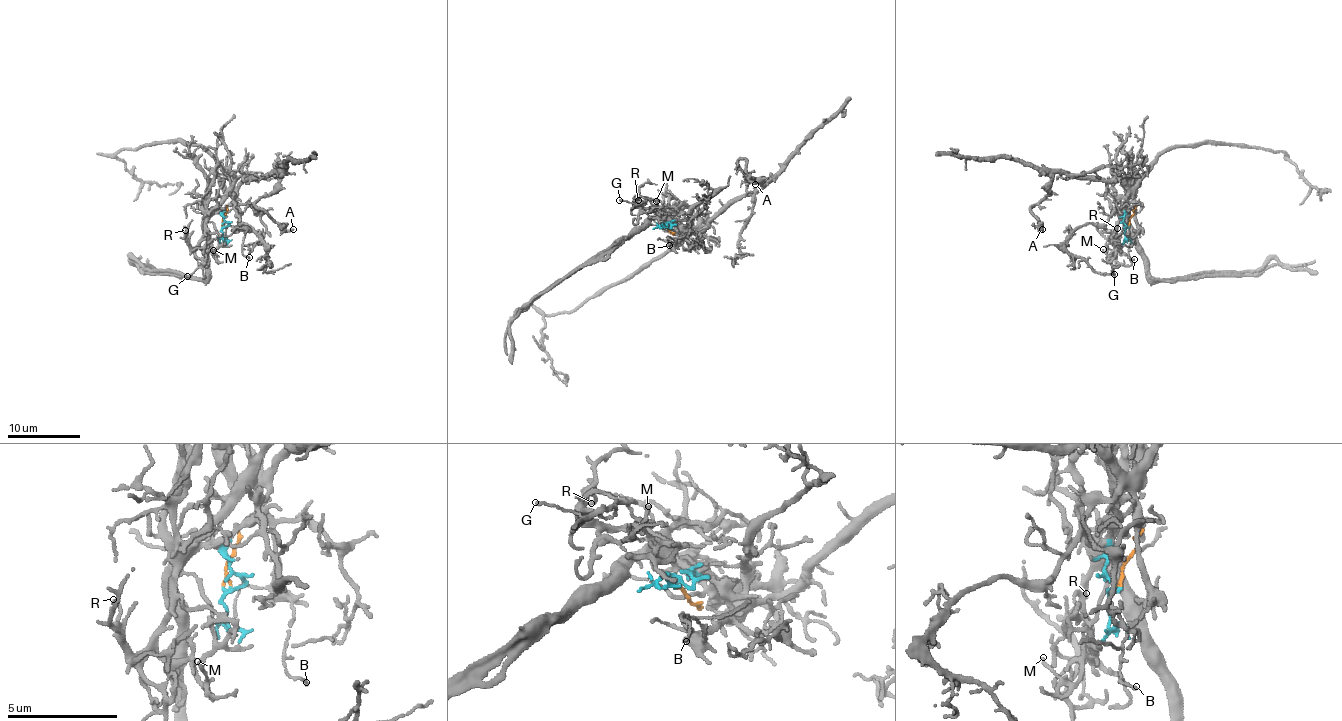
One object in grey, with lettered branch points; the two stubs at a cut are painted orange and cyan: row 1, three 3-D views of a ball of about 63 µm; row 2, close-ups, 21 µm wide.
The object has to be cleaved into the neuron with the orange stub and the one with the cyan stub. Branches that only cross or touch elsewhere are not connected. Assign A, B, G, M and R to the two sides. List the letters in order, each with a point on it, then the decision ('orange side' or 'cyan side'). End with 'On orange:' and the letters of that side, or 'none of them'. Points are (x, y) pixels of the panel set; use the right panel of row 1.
A: place (1042, 229); orange side
B: place (1134, 259); orange side
G: place (1114, 274); cyan side
M: place (1103, 249); cyan side
R: place (1117, 228); cyan side
On orange: A, B

